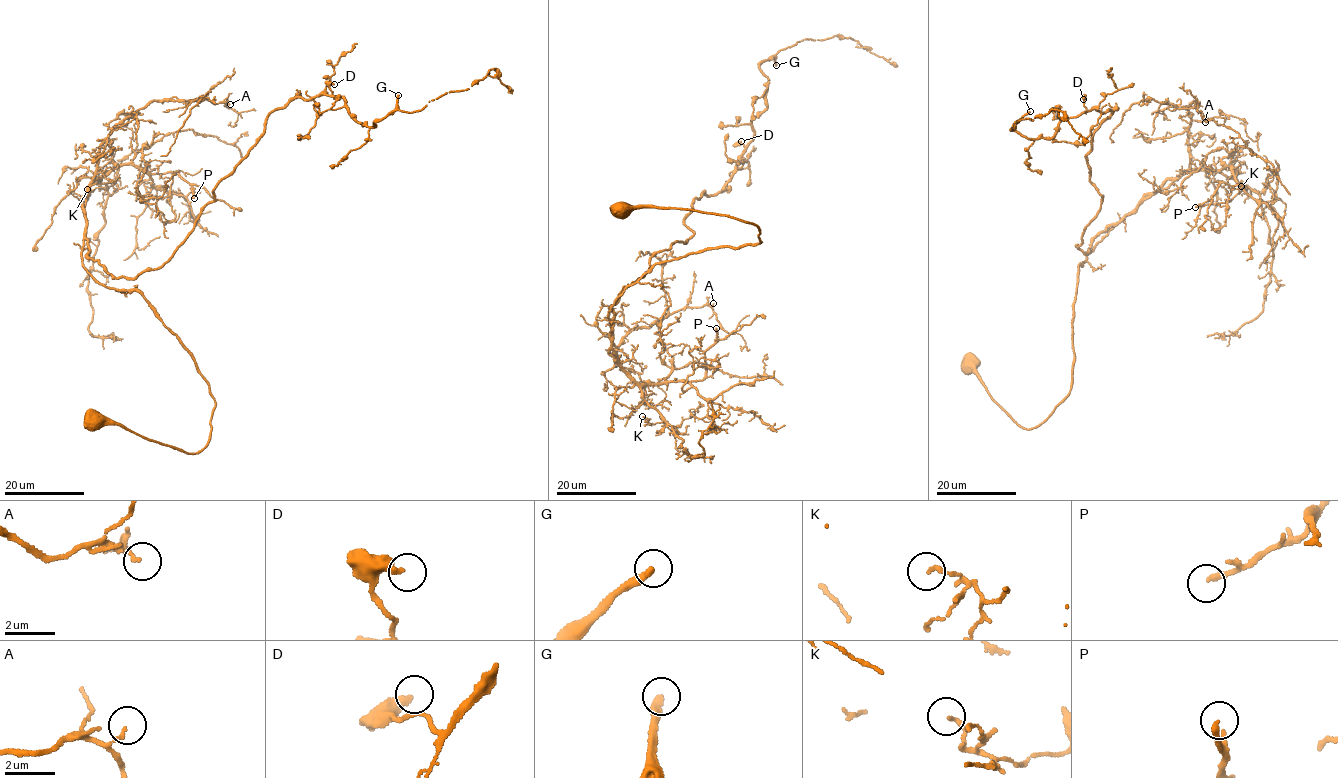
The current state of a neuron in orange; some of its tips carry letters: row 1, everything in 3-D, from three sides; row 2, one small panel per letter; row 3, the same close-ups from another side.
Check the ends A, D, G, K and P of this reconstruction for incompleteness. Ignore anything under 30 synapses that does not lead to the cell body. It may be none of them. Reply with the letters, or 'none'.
G

